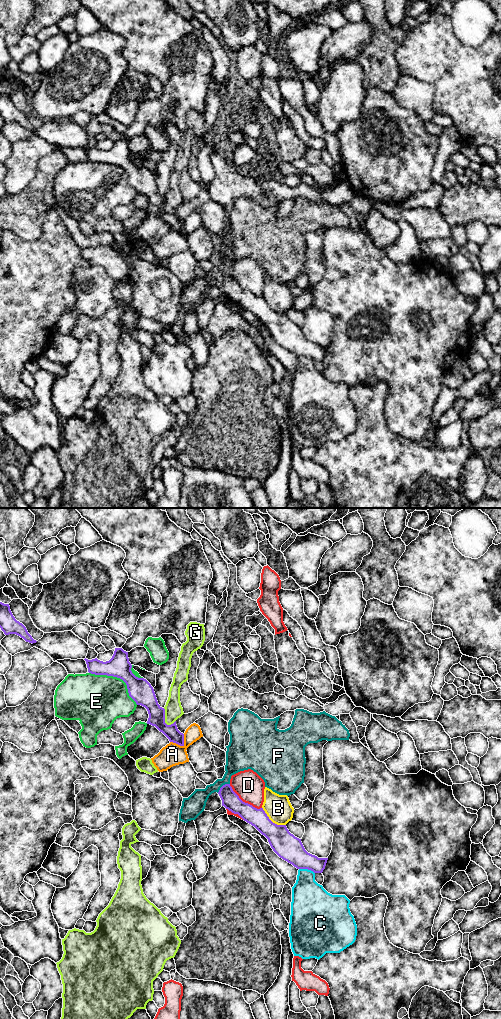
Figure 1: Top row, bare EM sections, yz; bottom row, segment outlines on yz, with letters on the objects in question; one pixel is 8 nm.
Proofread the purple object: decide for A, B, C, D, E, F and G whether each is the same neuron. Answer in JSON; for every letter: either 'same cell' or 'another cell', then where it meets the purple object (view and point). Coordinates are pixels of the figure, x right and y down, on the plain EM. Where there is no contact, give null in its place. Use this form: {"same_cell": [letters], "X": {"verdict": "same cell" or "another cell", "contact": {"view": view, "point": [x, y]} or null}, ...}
{"same_cell": [], "A": {"verdict": "another cell", "contact": {"view": "yz", "point": [181, 233]}}, "B": {"verdict": "another cell", "contact": {"view": "yz", "point": [271, 309]}}, "C": {"verdict": "another cell", "contact": {"view": "yz", "point": [307, 356]}}, "D": {"verdict": "another cell", "contact": {"view": "yz", "point": [244, 290]}}, "E": {"verdict": "another cell", "contact": {"view": "yz", "point": [118, 165]}}, "F": {"verdict": "another cell", "contact": {"view": "yz", "point": [222, 274]}}, "G": {"verdict": "another cell", "contact": {"view": "yz", "point": [164, 206]}}}

